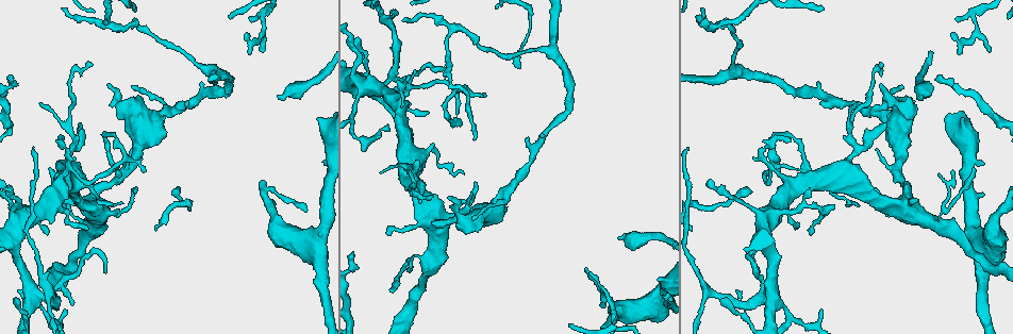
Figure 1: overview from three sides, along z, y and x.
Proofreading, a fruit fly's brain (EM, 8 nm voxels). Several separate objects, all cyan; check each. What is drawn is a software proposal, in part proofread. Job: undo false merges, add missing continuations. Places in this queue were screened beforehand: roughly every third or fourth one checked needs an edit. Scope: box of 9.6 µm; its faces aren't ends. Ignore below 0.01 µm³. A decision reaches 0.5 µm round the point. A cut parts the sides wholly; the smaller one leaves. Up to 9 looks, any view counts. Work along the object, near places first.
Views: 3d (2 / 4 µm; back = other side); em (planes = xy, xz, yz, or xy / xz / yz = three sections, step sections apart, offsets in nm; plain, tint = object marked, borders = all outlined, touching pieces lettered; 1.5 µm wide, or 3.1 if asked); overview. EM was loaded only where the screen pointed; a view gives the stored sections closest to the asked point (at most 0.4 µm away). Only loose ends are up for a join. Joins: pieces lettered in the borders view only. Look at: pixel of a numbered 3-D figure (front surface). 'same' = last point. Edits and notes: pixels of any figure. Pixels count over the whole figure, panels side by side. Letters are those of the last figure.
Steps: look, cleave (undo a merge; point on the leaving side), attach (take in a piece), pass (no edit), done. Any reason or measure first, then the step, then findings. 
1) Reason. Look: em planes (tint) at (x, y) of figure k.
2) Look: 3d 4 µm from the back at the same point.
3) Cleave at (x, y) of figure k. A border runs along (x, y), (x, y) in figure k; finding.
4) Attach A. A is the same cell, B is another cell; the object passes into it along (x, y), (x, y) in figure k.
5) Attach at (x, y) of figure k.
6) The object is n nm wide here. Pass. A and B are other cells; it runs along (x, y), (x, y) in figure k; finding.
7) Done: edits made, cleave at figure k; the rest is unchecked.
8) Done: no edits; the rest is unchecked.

Thin end. Look: 3d 2 µm at (91, 65) of figure 1.

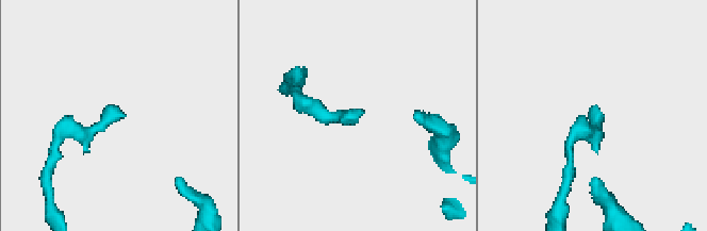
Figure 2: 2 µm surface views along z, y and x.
Need the tissue. Look: em planes (borders) at (589, 120) of figure 2.

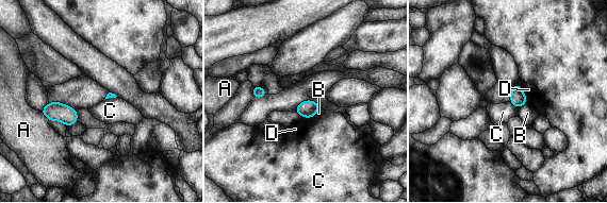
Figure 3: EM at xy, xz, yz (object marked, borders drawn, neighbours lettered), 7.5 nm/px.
Pass. A, B, C and D are other cells; none of them fits.

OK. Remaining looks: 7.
An open end. Look: 3d 4 µm at (420, 203) of figure 1.

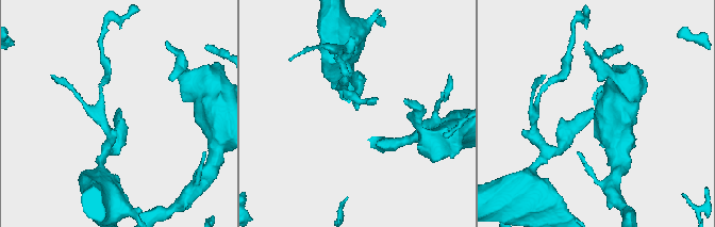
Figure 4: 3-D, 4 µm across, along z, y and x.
Look: em planes (borders) at (594, 112) of figure 4.

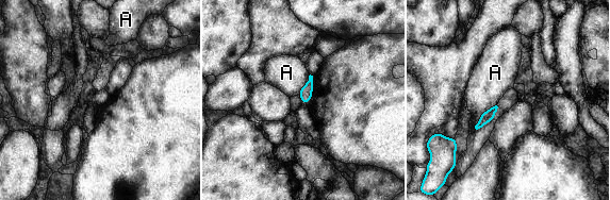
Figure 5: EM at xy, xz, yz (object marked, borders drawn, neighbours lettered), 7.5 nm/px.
Pass. A is another cell; a border runs along (496, 104), (472, 126), (474, 132) in figure 5; no lettered piece goes on from it.

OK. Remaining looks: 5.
Free end. Look: 3d 4 µm at (72, 305) of figure 1.

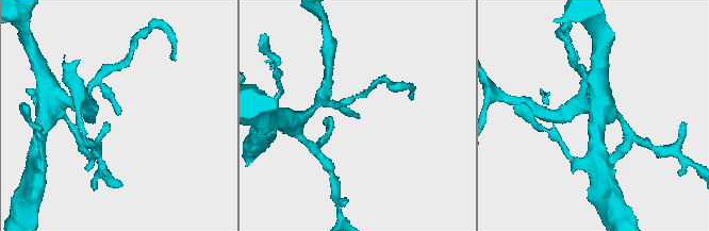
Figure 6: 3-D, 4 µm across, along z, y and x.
Now the EM. Look: em xy step 4 (borders) at (356, 117) of figure 6.

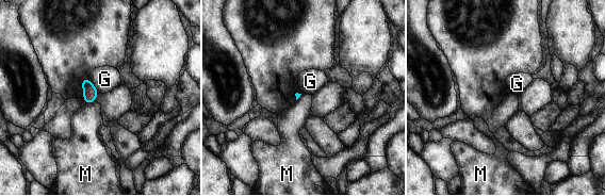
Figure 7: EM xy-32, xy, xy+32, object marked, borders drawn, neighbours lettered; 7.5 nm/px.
Look: em planes (borders) at the same point.

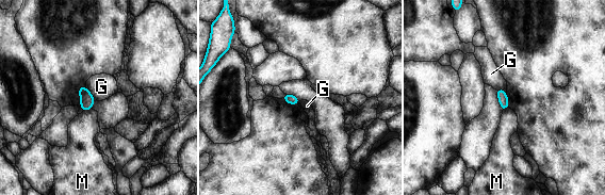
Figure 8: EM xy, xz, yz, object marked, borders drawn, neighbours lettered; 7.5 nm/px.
The object is 80 nm wide here. Pass. G and M are other cells; a border runs along (91, 108), (83, 111) in figure 8; no lettered piece goes on from it.

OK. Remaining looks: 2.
Done: no edits; the rest is unchecked.

